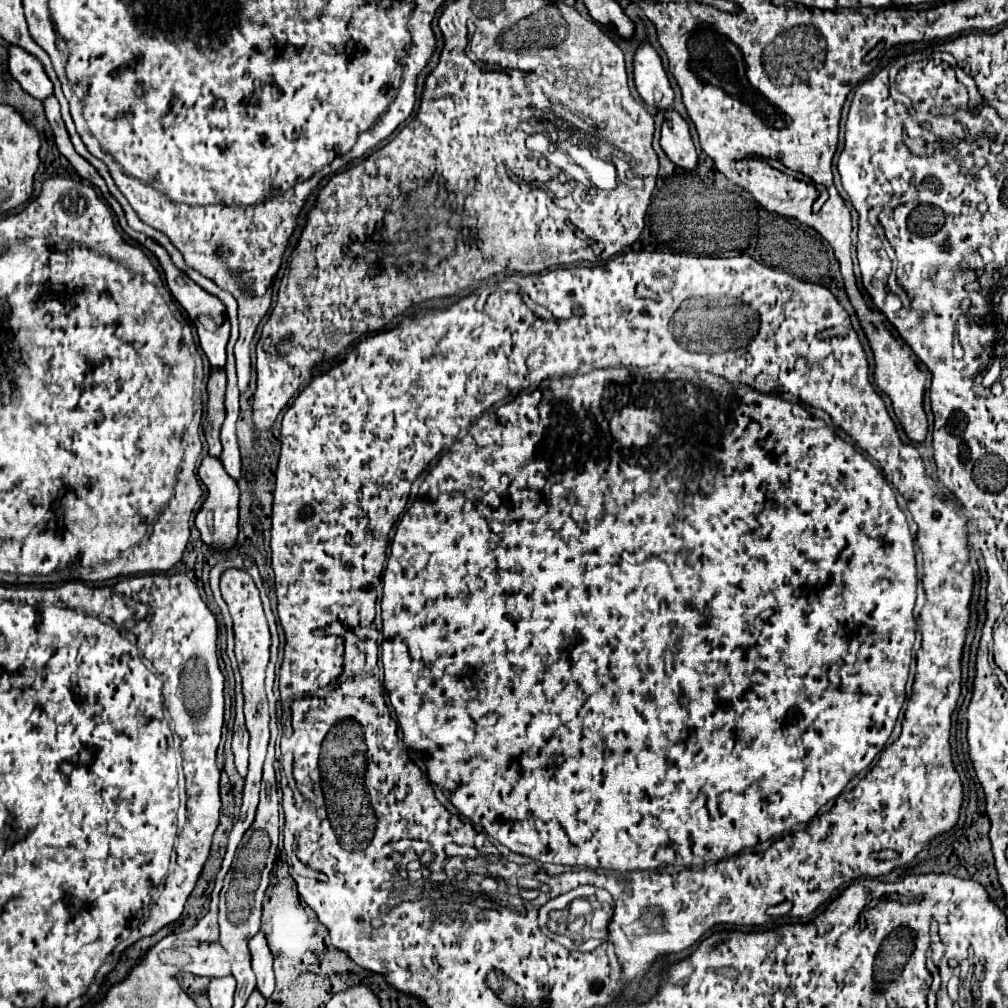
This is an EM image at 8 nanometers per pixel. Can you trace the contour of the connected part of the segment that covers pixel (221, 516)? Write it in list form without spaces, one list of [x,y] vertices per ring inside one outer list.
[[[206,456],[202,460],[198,476],[206,484],[208,496],[206,496],[200,512],[196,514],[196,528],[200,532],[202,542],[208,548],[212,548],[214,552],[228,552],[236,546],[236,538],[238,538],[238,484],[226,474],[220,460],[216,460],[212,456]]]

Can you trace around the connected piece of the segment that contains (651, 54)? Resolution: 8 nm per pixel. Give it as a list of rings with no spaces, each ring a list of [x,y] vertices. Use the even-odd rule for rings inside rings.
[[[642,42],[634,54],[634,84],[642,100],[650,106],[670,108],[674,100],[674,90],[662,68],[658,52],[650,42]]]

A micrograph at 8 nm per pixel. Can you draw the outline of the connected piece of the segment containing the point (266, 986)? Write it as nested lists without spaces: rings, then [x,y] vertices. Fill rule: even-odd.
[[[258,932],[250,940],[250,962],[254,968],[254,974],[258,978],[258,990],[264,998],[270,998],[274,992],[274,972],[272,972],[272,952],[268,948],[268,942],[262,932]]]

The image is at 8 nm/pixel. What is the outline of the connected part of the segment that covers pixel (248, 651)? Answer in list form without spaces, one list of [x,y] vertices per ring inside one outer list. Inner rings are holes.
[[[230,568],[222,574],[220,580],[220,590],[222,598],[230,608],[230,616],[234,620],[234,638],[236,638],[236,660],[240,666],[242,674],[242,694],[244,694],[244,716],[246,716],[246,728],[250,732],[250,766],[248,766],[248,776],[244,778],[244,800],[242,800],[242,810],[240,818],[234,824],[230,836],[228,836],[228,852],[224,858],[224,866],[220,870],[220,876],[224,876],[234,860],[236,848],[246,834],[246,830],[252,826],[254,816],[256,816],[256,806],[258,806],[258,792],[260,792],[260,780],[262,780],[262,764],[266,758],[266,748],[270,740],[270,712],[268,712],[268,700],[266,700],[266,690],[264,690],[264,678],[266,678],[266,666],[270,660],[270,632],[266,624],[266,616],[262,612],[262,602],[258,596],[258,588],[254,580],[238,568]]]

